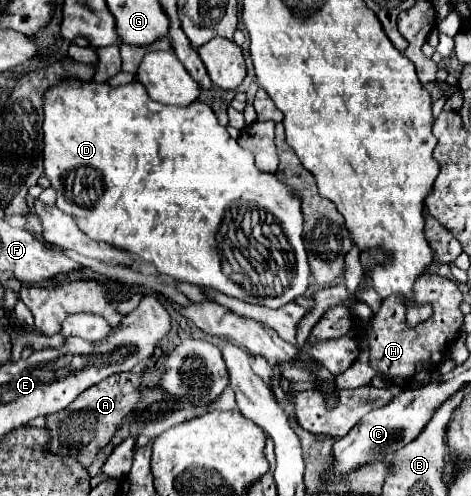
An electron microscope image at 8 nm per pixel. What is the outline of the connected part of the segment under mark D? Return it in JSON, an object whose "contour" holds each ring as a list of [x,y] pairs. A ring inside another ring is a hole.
{"contour":[[[63,77],[57,81],[57,85],[47,89],[43,97],[43,111],[45,175],[51,181],[51,187],[57,191],[55,205],[63,213],[71,215],[87,237],[127,249],[131,255],[153,263],[161,275],[167,275],[173,281],[211,287],[243,301],[263,301],[267,307],[281,307],[307,291],[309,265],[301,237],[303,217],[295,193],[287,189],[275,175],[263,173],[255,167],[251,153],[241,149],[239,143],[229,137],[227,129],[219,125],[213,109],[207,103],[193,101],[187,107],[163,105],[153,101],[139,81],[113,87],[107,81],[95,83],[81,81],[77,77]],[[239,201],[255,203],[273,213],[275,221],[279,221],[295,253],[295,269],[291,269],[291,285],[287,287],[293,287],[295,281],[303,281],[297,285],[299,289],[279,289],[279,293],[271,293],[267,297],[251,297],[243,285],[235,285],[235,281],[223,275],[215,233],[223,213]]]}

